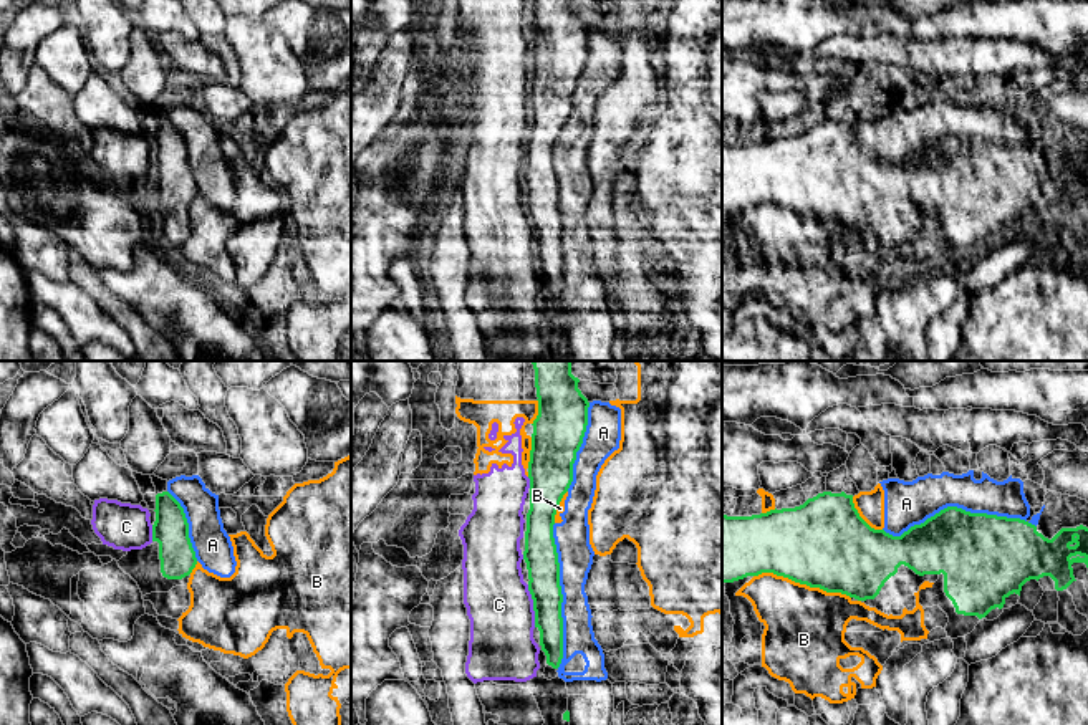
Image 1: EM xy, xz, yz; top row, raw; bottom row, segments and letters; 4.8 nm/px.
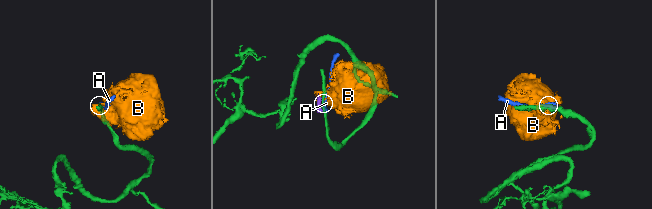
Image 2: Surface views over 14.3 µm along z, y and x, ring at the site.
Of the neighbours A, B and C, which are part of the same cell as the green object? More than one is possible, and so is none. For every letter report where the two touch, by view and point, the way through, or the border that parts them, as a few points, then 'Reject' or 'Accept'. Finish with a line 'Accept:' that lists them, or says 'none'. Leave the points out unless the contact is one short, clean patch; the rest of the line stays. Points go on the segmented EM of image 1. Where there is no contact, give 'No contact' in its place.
A: Touches green at yz (959, 508). Reject
B: Touches green at yz (802, 583). Reject
C: Touches green at xz (534, 606). Reject
Accept: none

